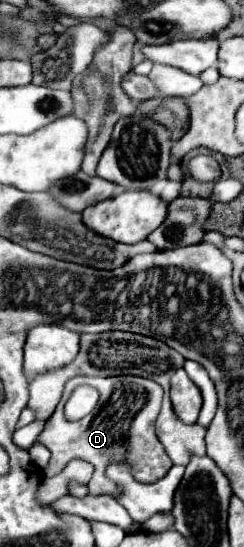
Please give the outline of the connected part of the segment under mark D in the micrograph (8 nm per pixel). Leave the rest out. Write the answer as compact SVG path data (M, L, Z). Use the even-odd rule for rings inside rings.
M75 376L65 384L63 398L51 414L47 428L39 436L39 442L51 452L51 460L45 466L45 478L59 474L65 464L73 458L87 460L95 466L95 474L91 478L91 494L109 494L109 478L105 476L105 468L113 460L125 460L133 464L133 476L139 482L157 482L163 478L173 466L171 458L165 454L165 448L155 436L155 420L159 416L163 390L157 382L139 378L139 376L113 376L113 378L97 378L97 376ZM89 384L99 390L99 402L91 414L77 422L69 422L63 416L63 404L71 396L73 388Z

